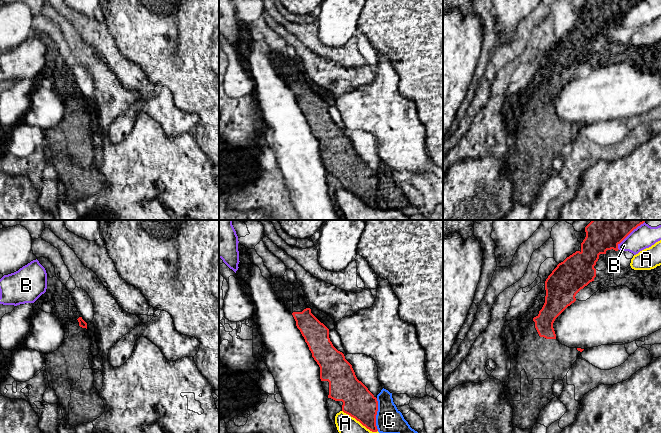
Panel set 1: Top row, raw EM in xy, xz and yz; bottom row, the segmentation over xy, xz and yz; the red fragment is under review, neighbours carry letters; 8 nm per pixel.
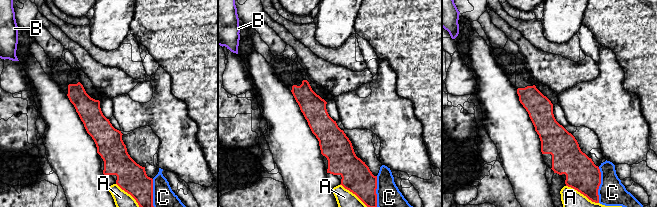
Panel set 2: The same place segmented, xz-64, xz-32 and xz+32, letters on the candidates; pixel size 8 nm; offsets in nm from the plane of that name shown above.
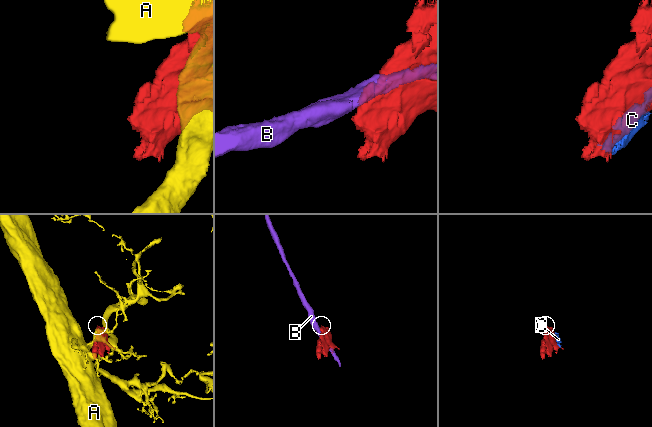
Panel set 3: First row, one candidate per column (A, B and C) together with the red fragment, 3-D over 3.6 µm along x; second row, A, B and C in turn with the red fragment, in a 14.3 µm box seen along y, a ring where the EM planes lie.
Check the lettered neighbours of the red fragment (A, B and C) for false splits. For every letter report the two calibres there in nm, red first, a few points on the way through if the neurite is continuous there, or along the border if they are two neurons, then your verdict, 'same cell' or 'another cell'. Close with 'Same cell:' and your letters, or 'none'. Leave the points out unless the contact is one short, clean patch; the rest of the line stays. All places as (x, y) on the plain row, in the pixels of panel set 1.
A: 260 nm thick on the red side, 260 nm on the other; another cell
B: 220 nm thick on the red side, 190 nm on the other; another cell
C: 260 nm thick on the red side, 220 nm on the other; another cell
Same cell: none

